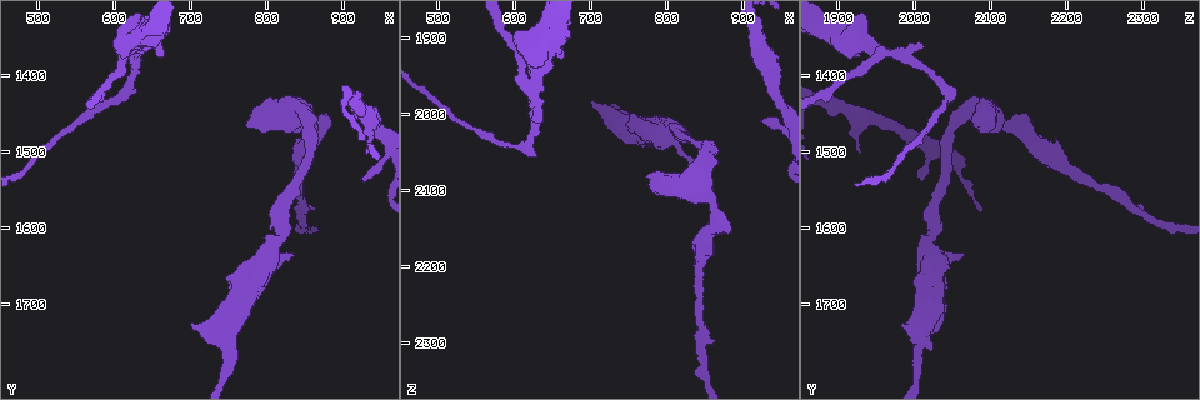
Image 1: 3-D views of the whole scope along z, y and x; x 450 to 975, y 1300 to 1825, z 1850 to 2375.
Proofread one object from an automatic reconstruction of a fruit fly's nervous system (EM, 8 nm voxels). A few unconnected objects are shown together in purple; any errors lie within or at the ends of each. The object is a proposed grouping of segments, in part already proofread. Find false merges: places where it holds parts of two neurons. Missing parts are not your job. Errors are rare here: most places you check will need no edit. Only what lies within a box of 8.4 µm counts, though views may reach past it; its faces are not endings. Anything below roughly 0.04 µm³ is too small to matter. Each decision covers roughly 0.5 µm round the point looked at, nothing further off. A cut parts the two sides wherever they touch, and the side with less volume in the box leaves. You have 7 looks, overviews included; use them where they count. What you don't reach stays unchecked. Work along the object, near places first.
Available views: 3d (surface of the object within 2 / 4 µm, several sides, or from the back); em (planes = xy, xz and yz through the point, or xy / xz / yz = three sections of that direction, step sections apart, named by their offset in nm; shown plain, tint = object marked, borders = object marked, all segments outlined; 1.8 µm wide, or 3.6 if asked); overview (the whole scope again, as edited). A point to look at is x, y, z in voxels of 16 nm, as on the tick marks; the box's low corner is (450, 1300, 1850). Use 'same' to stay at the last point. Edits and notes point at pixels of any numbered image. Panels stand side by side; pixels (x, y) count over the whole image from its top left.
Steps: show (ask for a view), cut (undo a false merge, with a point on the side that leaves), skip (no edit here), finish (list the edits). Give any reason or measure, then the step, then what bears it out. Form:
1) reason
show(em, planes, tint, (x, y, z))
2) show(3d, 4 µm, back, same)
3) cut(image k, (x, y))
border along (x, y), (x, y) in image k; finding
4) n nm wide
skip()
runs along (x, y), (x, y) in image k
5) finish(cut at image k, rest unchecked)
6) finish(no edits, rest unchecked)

sudden change in width
show(em, planes, tint, (745, 1730, 2015))

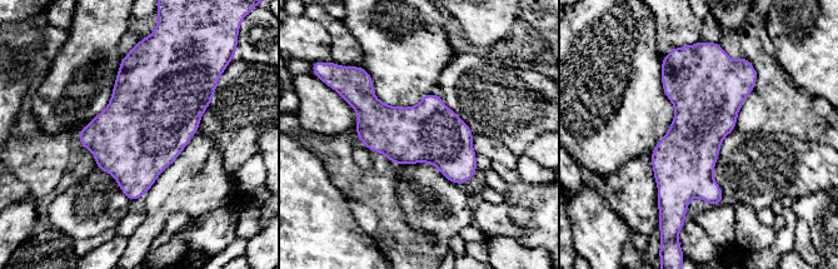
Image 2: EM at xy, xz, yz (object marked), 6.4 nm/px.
400 nm wide
skip()
one neuron here

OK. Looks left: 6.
sudden change in width
show(em, planes, tint, (815, 1610, 2020))

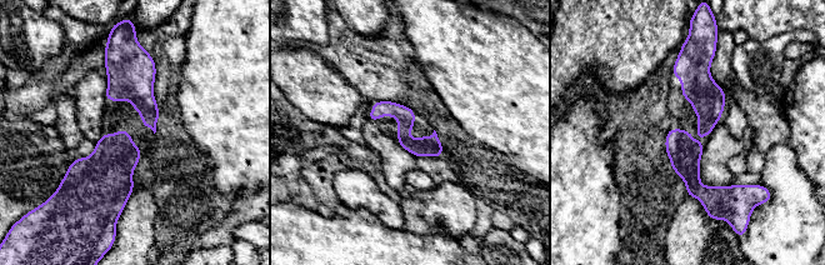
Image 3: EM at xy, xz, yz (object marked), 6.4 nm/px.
skip()
runs along (680, 58), (704, 94), (693, 181), (738, 189) in image 3; one neuron here

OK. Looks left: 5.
sharp bend
show(em, yz, step 16, tint, (865, 1465, 2135))

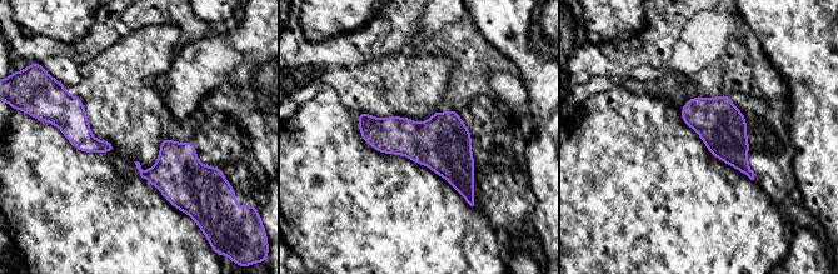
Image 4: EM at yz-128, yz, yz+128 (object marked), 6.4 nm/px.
show(em, planes, tint, same)

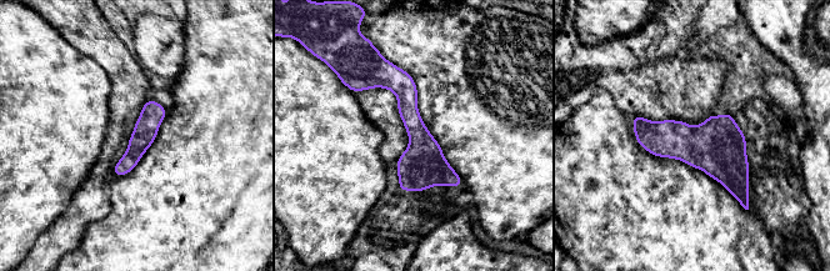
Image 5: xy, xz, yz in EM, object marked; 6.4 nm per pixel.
skip()
runs along (388, 69), (423, 150), (458, 182) in image 5; continuous, no second neuron

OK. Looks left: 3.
finish(no edits, rest unchecked)

